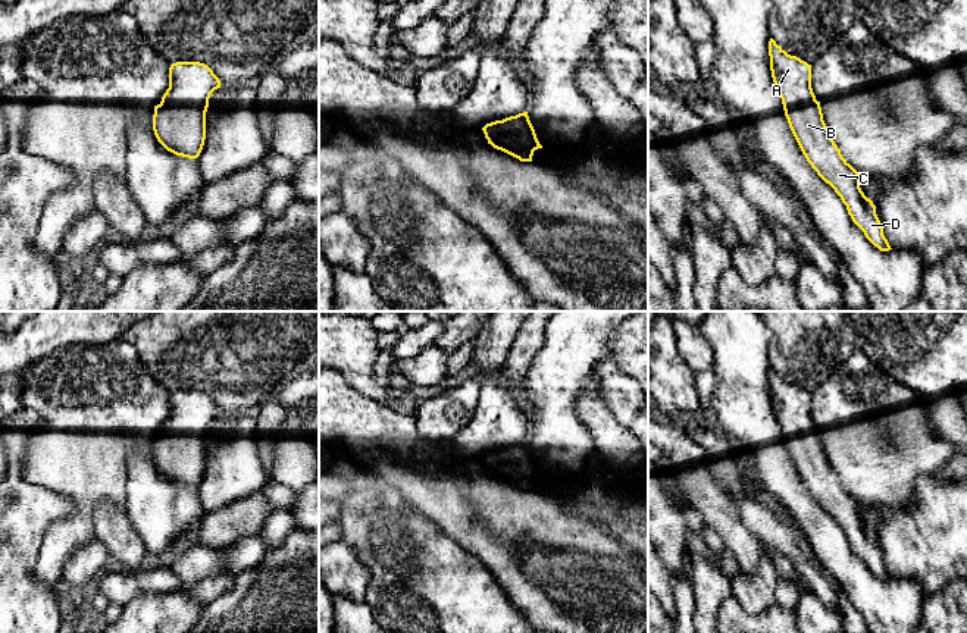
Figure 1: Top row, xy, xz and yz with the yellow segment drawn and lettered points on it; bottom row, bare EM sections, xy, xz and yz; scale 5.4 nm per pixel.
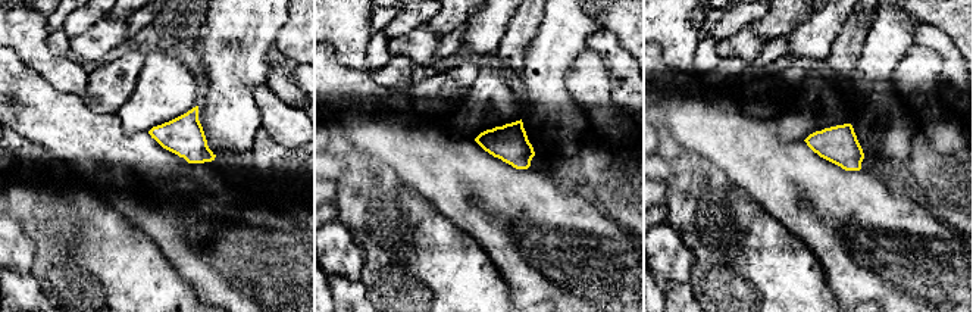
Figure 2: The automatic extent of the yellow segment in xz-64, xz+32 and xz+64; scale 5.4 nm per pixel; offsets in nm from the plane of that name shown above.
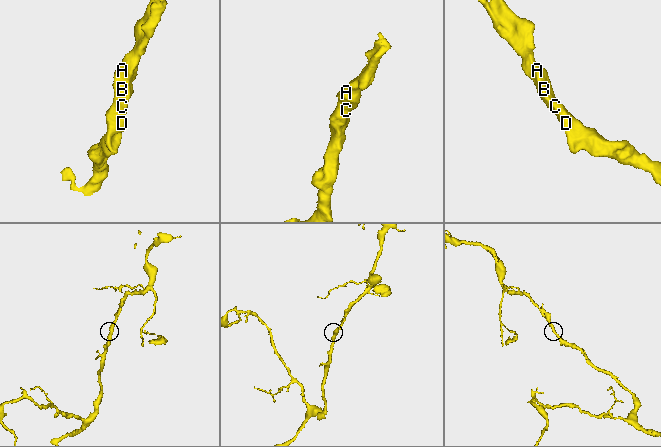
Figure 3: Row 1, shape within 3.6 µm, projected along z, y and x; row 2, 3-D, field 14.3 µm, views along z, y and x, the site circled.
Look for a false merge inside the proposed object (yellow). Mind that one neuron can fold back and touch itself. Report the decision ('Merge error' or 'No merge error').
No merge error

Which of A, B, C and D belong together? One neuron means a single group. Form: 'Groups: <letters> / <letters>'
Groups: A B C D

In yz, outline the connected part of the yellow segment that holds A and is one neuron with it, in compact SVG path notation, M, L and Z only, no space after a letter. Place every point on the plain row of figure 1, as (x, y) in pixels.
M773 367L769 370L769 385L785 445L807 491L841 526L852 551L866 567L880 580L892 579L883 564L876 535L860 517L861 502L842 486L829 464L820 430L811 417L811 394L788 383Z

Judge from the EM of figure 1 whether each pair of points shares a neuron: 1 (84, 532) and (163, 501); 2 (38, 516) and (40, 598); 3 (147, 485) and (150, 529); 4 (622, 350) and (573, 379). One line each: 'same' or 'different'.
1: different
2: same
3: same
4: different

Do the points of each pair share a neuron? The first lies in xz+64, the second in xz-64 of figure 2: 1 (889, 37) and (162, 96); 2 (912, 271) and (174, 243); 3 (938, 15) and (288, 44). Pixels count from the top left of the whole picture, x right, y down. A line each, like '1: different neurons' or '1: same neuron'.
1: different neurons
2: same neuron
3: same neuron

